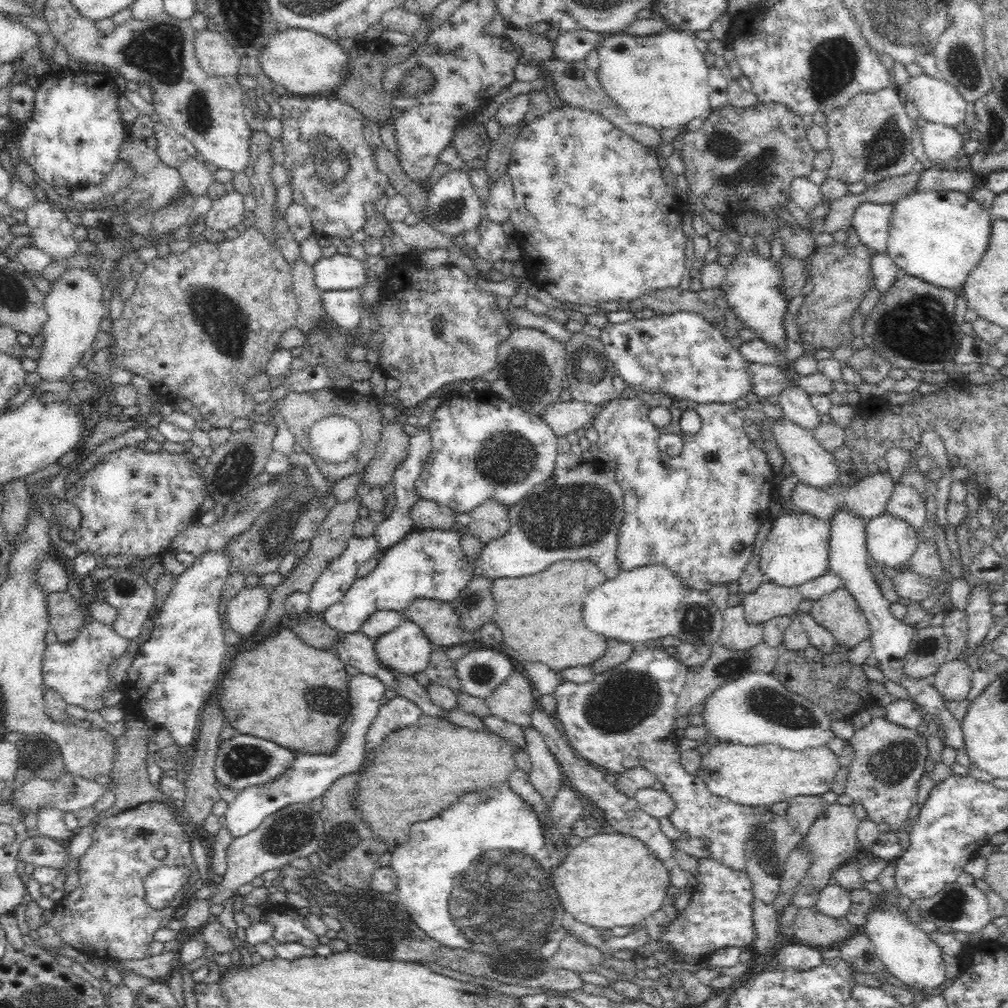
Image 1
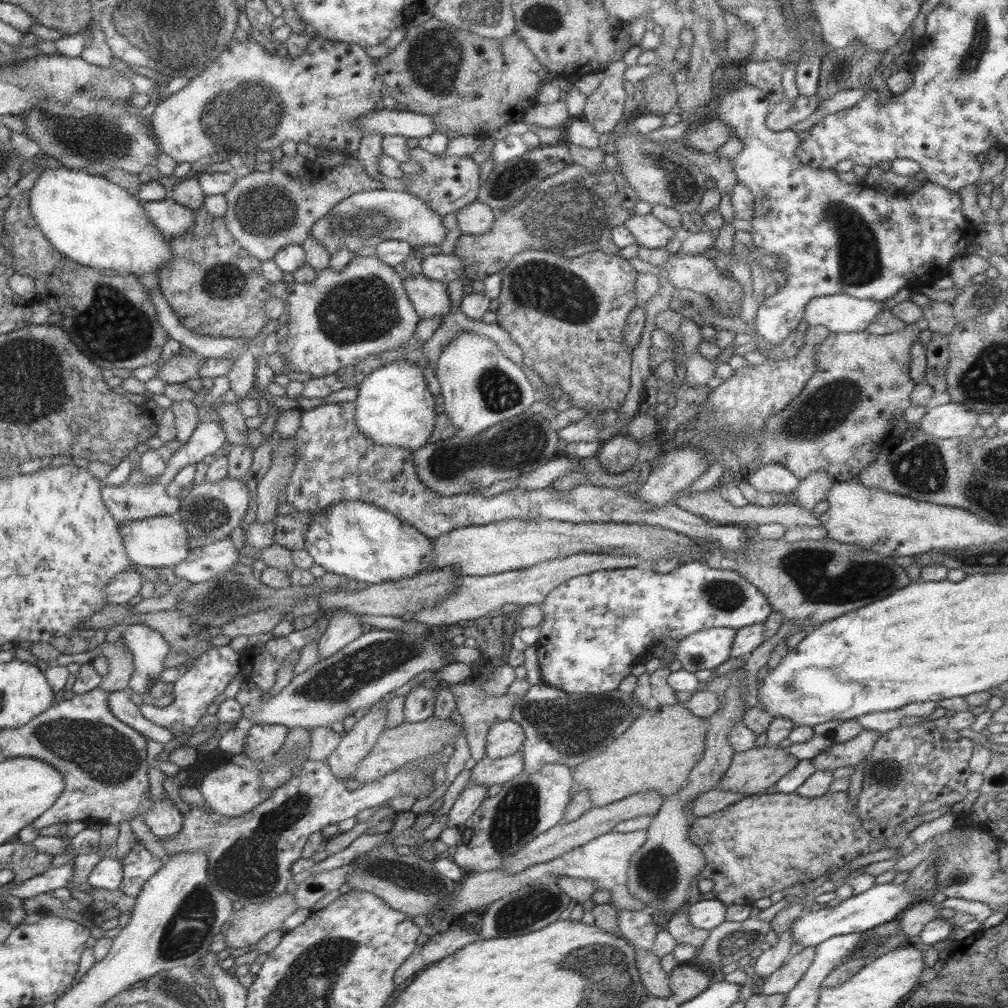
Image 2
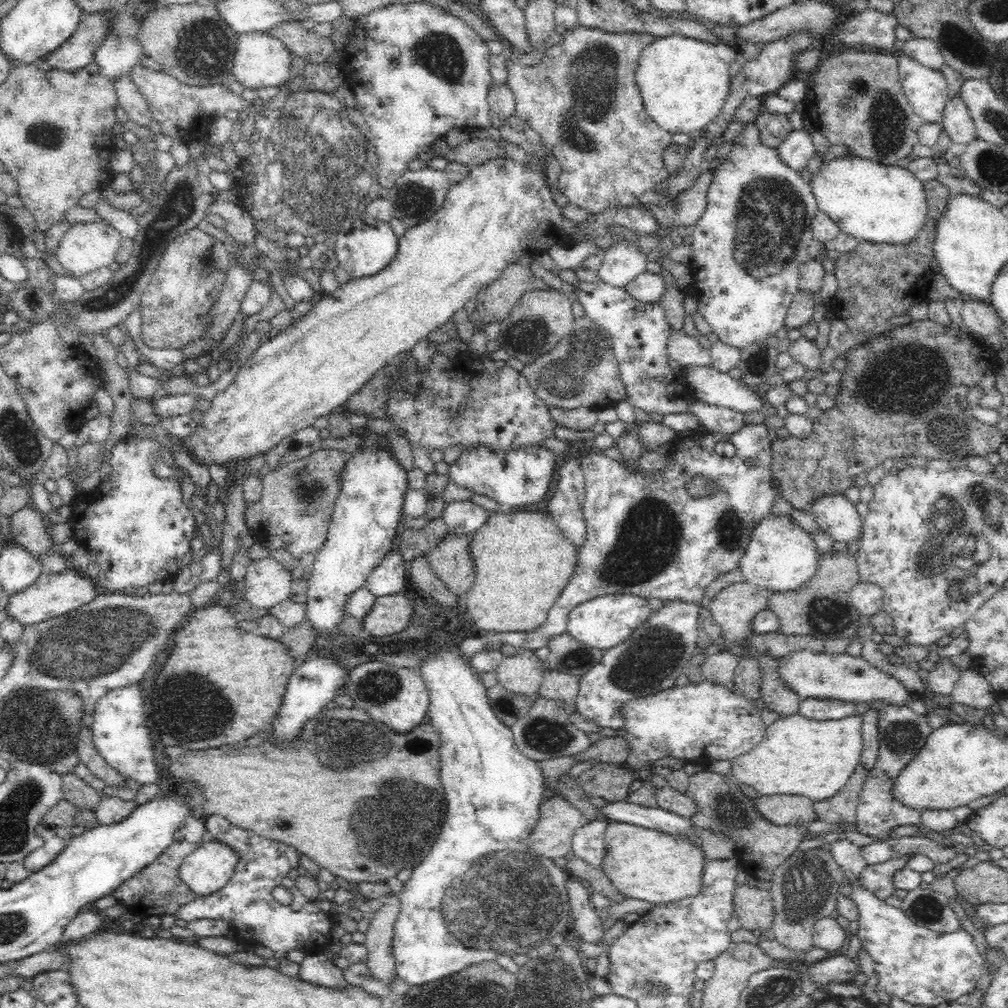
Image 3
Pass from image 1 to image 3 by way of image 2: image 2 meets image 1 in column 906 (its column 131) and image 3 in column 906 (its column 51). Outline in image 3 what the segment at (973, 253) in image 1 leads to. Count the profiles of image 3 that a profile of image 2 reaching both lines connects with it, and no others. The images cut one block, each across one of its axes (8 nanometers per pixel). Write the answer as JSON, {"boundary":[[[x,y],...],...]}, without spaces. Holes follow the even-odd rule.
{"boundary":[[[847,155],[830,160],[828,164],[822,164],[819,171],[813,174],[810,185],[816,195],[819,208],[812,219],[813,238],[824,244],[830,244],[842,230],[866,243],[904,246],[918,238],[928,218],[928,199],[926,199],[924,182],[920,181],[912,171],[900,165],[886,166],[873,160]]]}

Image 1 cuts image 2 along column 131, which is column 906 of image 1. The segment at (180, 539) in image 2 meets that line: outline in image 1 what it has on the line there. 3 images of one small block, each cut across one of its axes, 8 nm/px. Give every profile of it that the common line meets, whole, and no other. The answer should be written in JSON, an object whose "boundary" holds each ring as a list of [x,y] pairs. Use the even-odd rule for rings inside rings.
{"boundary":[[[884,512],[866,521],[866,539],[870,561],[899,567],[915,555],[919,546],[918,530],[906,519]]]}

